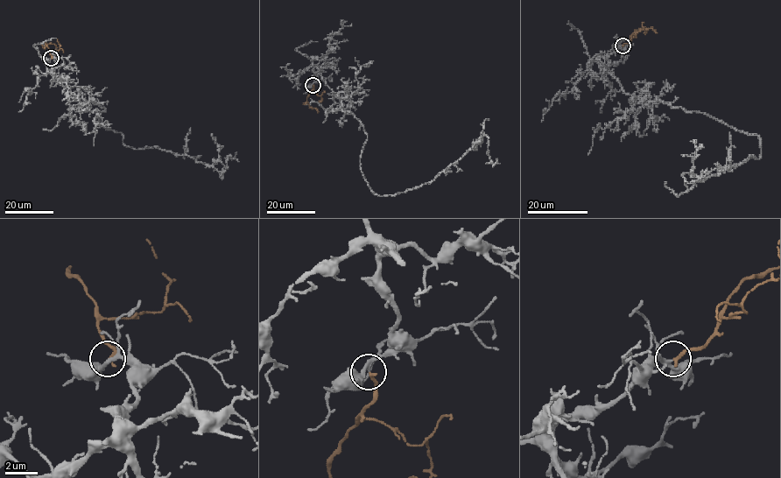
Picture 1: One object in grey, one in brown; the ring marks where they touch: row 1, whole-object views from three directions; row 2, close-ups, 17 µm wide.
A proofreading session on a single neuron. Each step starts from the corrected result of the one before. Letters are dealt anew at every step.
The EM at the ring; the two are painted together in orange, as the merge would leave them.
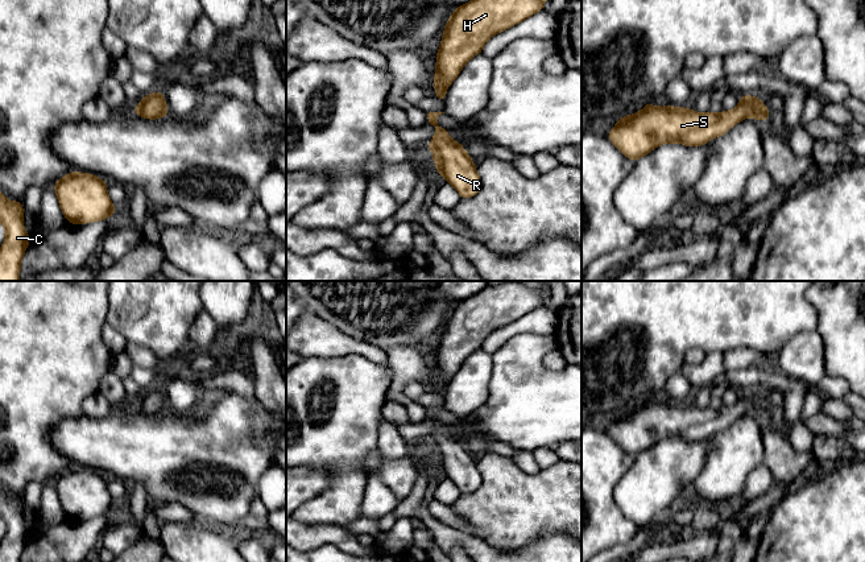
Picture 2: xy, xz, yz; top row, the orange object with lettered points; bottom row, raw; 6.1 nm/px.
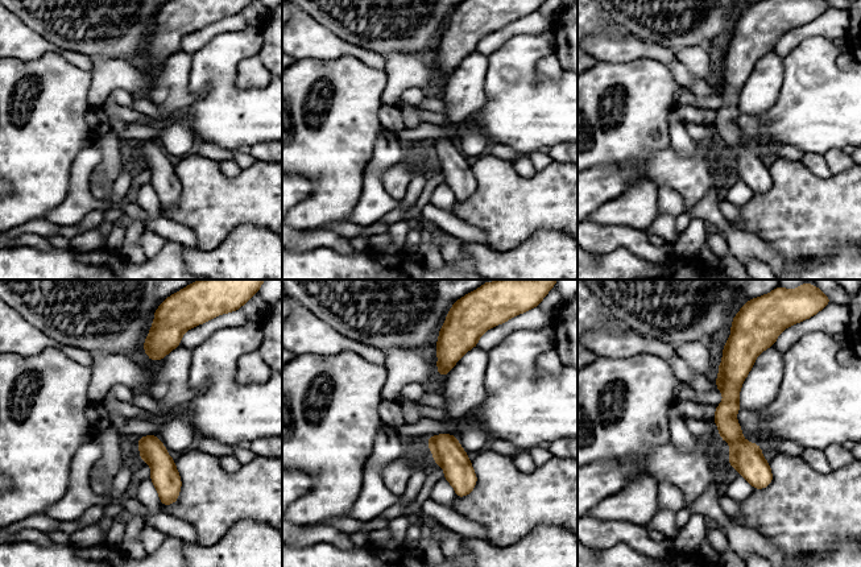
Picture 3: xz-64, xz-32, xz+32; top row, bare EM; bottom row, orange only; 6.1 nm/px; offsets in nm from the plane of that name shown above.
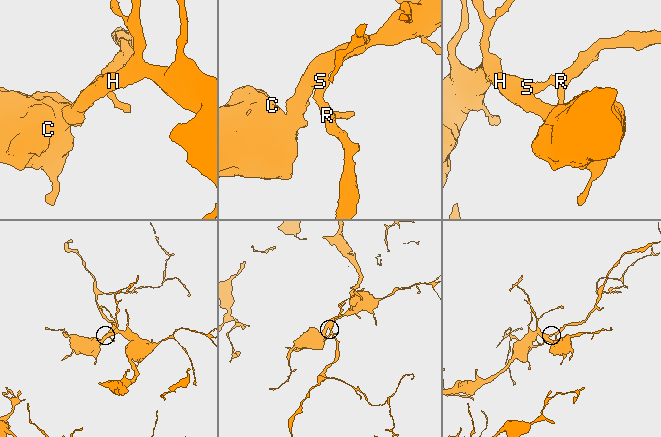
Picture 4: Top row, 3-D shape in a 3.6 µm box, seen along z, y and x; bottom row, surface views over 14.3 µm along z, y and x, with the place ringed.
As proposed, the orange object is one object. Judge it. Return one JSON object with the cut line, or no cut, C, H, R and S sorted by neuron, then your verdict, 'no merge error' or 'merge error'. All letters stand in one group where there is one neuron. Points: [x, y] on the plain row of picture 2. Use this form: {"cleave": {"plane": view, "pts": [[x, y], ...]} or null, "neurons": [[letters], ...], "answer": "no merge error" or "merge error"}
{"cleave": null, "neurons": [["C", "H", "R", "S"]], "answer": "no merge error"}

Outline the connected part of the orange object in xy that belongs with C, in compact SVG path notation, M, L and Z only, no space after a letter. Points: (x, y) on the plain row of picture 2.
M0 487L0 518L5 524L5 536L0 544L0 562L21 562L30 537L24 524L22 509L22 497L9 497Z

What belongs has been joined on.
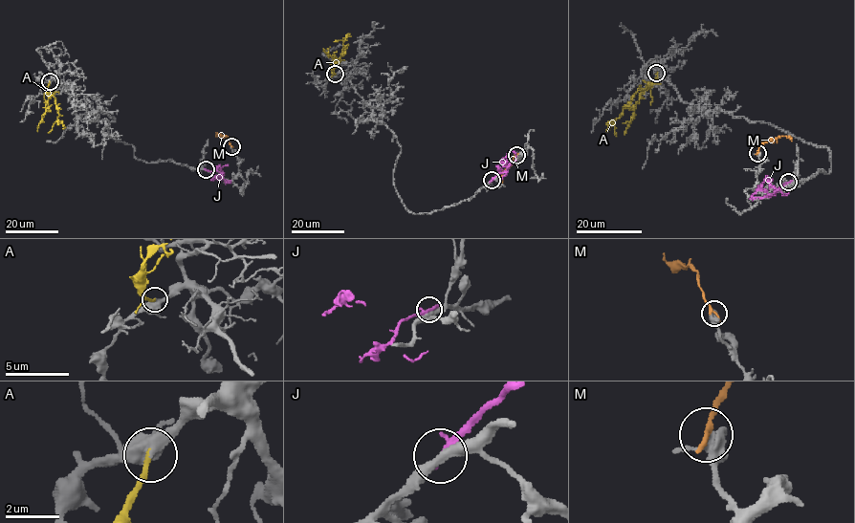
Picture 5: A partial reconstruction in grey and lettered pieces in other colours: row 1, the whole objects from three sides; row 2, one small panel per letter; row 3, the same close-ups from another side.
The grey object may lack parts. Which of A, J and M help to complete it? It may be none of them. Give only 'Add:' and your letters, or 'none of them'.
Add: A

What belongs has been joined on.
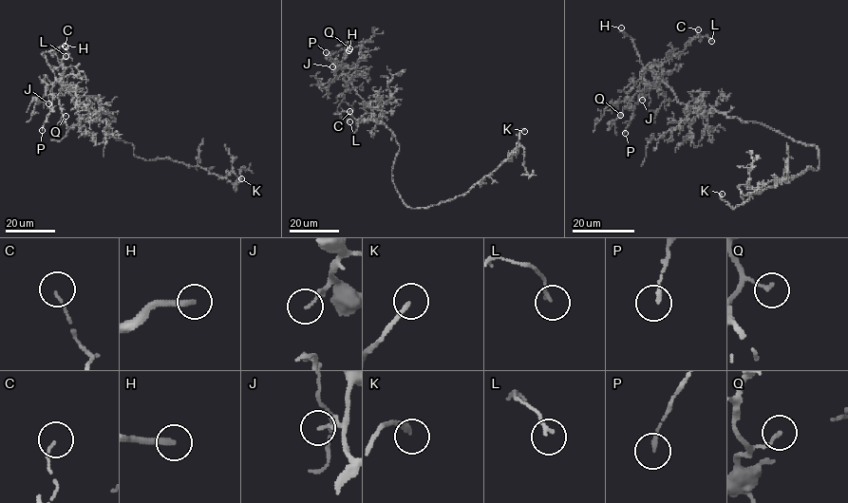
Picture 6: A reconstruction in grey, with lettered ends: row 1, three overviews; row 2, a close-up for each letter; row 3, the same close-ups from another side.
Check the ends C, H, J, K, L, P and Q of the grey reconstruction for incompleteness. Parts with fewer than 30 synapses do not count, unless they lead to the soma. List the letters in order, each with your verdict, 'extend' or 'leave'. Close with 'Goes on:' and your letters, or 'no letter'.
C: leave
H: extend
J: leave
K: extend
L: leave
P: leave
Q: leave
Goes on: H, K

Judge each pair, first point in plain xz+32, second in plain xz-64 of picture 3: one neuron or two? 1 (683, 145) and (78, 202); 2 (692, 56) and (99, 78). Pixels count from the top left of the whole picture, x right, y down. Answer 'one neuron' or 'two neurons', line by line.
1: one neuron
2: one neuron

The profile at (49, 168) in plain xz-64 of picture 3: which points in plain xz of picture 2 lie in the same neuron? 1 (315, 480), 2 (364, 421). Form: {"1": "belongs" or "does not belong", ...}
{"1": "does not belong", "2": "belongs"}

